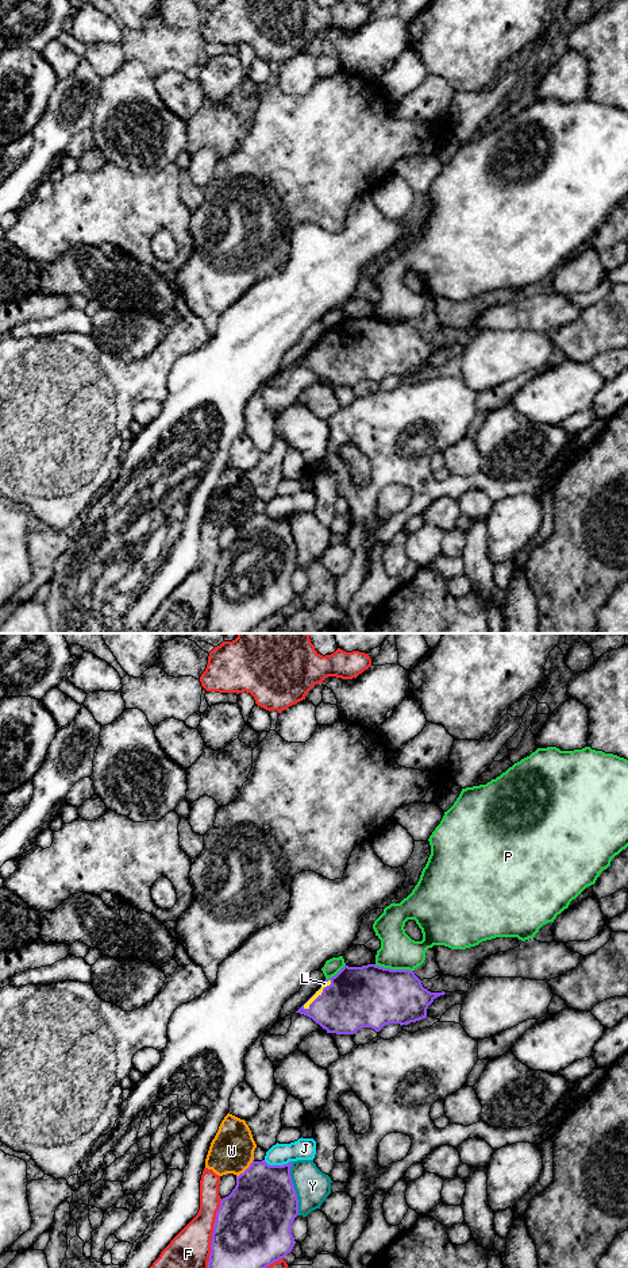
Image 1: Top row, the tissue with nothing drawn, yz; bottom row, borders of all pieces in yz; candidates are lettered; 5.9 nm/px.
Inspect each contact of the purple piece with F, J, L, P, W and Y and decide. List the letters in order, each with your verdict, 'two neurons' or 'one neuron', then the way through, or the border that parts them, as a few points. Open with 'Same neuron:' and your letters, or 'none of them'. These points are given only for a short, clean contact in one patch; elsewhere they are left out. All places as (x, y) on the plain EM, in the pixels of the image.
Same neuron: L
F: two neurons
J: two neurons
L: one neuron
P: two neurons
W: two neurons
Y: two neurons

